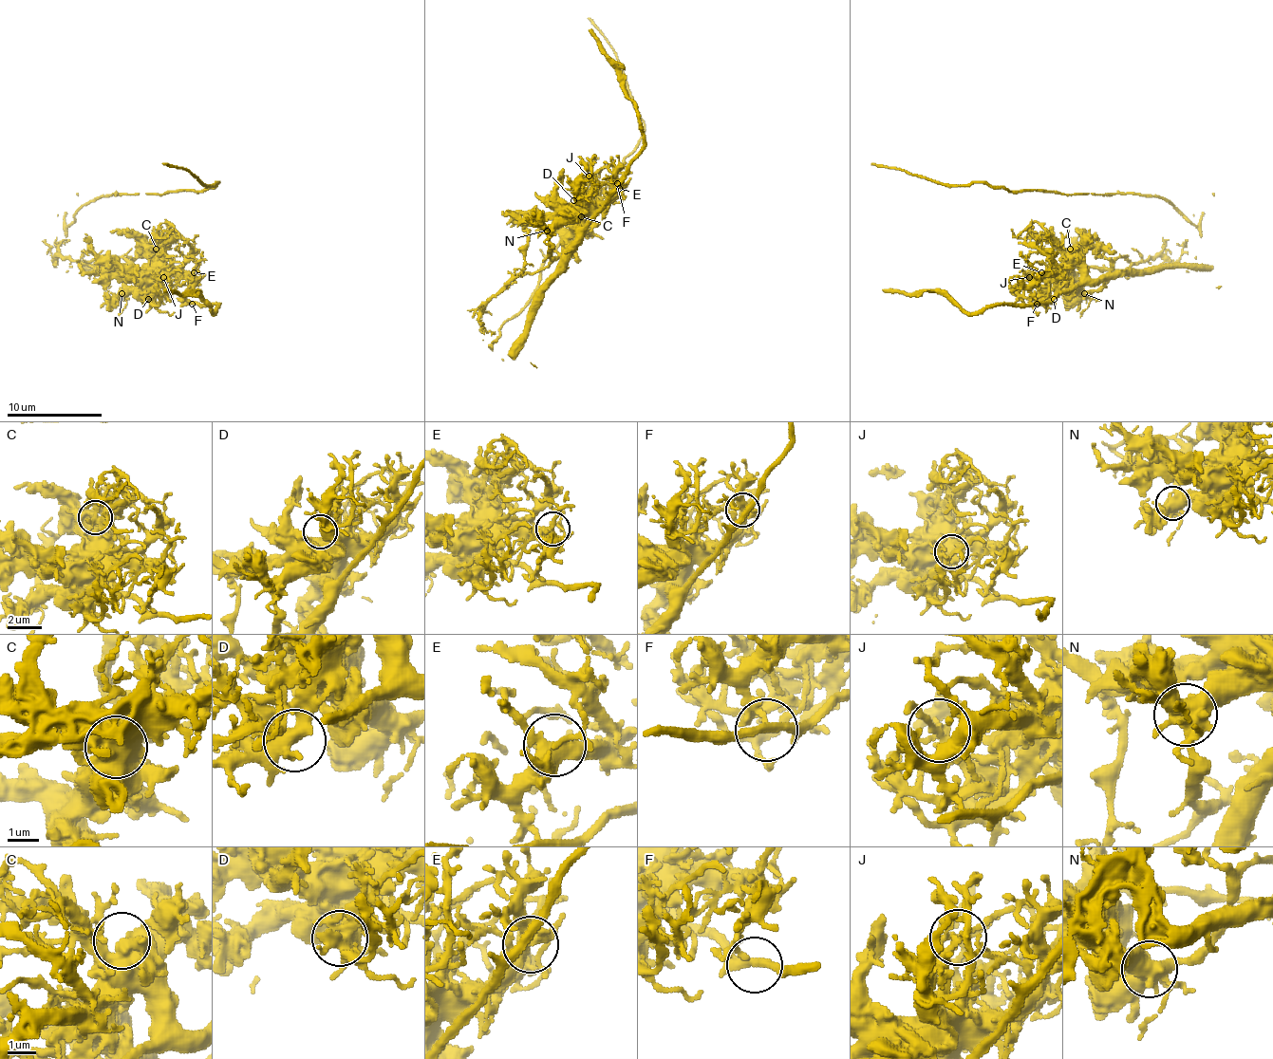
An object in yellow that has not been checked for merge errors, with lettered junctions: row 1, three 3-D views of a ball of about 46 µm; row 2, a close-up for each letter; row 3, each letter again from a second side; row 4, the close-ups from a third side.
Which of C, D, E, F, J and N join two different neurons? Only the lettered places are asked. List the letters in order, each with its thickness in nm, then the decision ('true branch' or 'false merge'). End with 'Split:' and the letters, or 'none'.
C: 500 nm | true branch
D: 440 nm | true branch
E: 420 nm | true branch
F: 240 nm | true branch
J: 160 nm | true branch
N: 550 nm | false merge
Split: N

